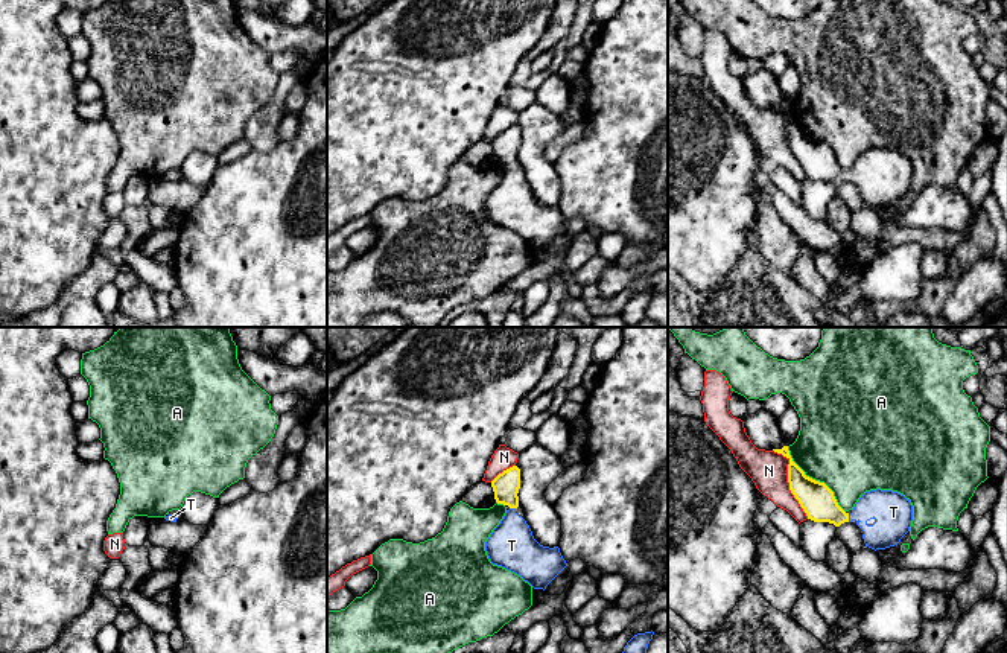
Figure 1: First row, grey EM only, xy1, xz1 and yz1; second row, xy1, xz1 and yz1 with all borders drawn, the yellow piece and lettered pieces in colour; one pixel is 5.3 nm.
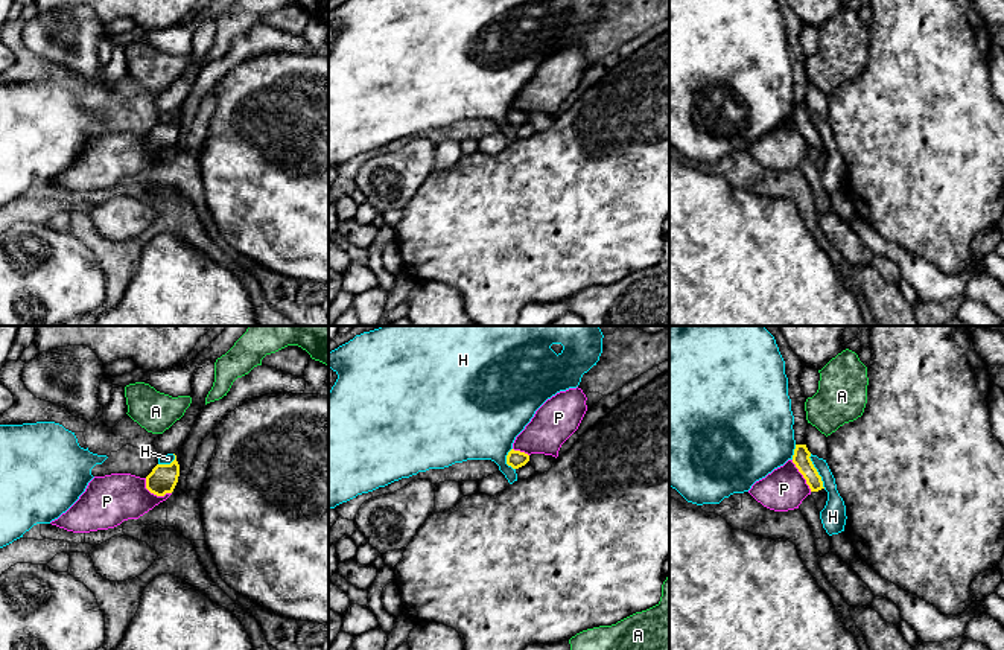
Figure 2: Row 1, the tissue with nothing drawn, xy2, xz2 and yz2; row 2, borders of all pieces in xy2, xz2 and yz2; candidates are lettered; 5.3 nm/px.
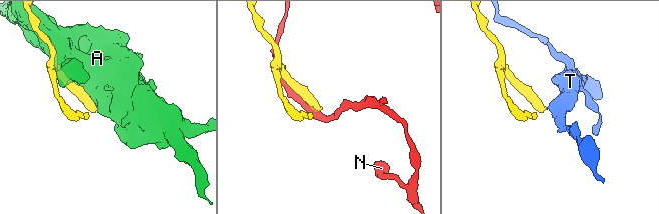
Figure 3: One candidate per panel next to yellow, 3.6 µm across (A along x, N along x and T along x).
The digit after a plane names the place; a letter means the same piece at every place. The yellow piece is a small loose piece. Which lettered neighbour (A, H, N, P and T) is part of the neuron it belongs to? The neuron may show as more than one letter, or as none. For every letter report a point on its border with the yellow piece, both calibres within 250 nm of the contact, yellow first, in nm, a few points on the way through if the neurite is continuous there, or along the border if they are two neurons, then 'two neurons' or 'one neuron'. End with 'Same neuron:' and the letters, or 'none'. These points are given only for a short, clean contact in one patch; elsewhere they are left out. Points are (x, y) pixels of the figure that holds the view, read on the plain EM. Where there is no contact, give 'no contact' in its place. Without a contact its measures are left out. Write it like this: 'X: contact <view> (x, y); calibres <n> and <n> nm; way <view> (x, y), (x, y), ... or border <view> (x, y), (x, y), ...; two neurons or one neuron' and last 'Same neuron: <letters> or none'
A: contact yz1 (814, 139); calibres 180 and 480 nm; two neurons
H: contact yz2 (816, 130); calibres 90 and 130 nm; border yz2 (810, 113), (810, 119), (825, 146); two neurons
N: contact yz1 (788, 140); calibres 180 and 200 nm; two neurons
P: contact xy2 (154, 152); calibres 150 and 260 nm; two neurons
T: contact yz1 (848, 177); calibres 180 and 200 nm; way yz1 (816, 157), (837, 175), (848, 177), (861, 171), (893, 171); one neuron
Same neuron: T

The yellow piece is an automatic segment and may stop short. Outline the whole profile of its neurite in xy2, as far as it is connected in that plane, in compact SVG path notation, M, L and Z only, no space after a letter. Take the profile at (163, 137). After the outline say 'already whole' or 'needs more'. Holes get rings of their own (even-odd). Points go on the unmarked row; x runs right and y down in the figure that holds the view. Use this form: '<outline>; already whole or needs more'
M175 119L170 123L157 123L152 131L146 135L146 148L157 154L164 155L172 152L180 135L180 123Z; already whole

